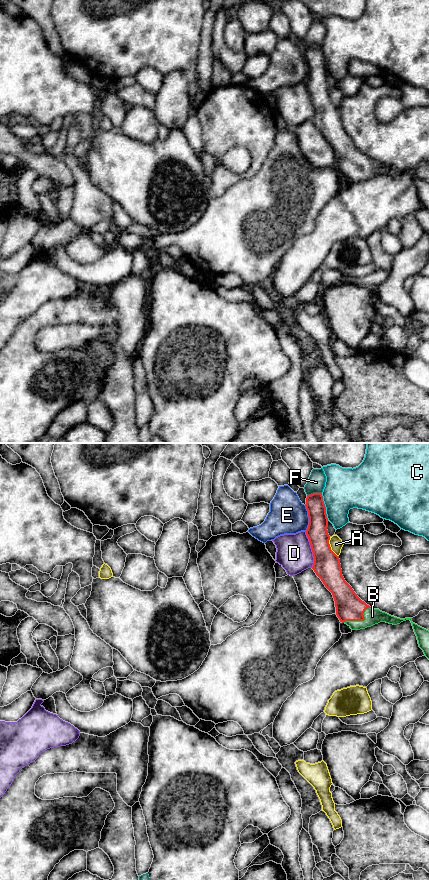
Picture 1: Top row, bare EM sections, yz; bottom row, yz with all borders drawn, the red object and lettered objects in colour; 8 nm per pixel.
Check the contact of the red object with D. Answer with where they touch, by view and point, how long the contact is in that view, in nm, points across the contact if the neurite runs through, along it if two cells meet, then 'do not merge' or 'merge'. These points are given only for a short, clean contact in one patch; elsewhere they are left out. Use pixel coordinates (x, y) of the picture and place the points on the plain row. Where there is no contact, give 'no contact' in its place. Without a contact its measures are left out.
meets red in yz at (312, 102); contact 300 nm long; do not merge

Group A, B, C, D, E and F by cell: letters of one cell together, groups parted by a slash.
A / B / C / D / E / F

